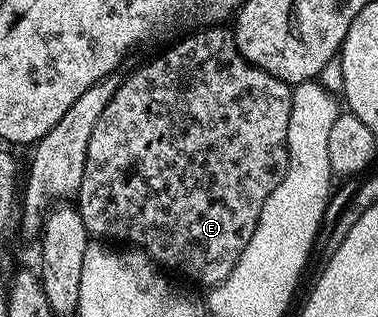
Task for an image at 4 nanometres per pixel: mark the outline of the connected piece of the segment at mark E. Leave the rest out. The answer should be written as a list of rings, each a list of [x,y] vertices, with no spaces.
[[[203,27],[198,31],[191,31],[182,39],[176,40],[172,49],[164,51],[160,57],[152,59],[148,65],[140,67],[136,73],[131,73],[120,80],[117,91],[106,107],[101,111],[101,117],[93,127],[93,135],[89,135],[87,144],[87,158],[85,159],[85,171],[81,179],[77,208],[81,219],[85,223],[88,234],[99,239],[111,239],[116,237],[116,242],[130,243],[138,247],[158,263],[164,270],[176,269],[184,273],[191,281],[199,285],[214,287],[223,282],[237,267],[237,259],[241,251],[245,251],[245,243],[253,235],[253,231],[259,222],[261,207],[265,207],[265,199],[273,195],[273,187],[285,179],[287,170],[287,132],[289,131],[289,111],[291,110],[292,86],[286,85],[281,79],[261,71],[255,65],[250,65],[239,54],[239,48],[235,45],[235,35],[227,27]]]

